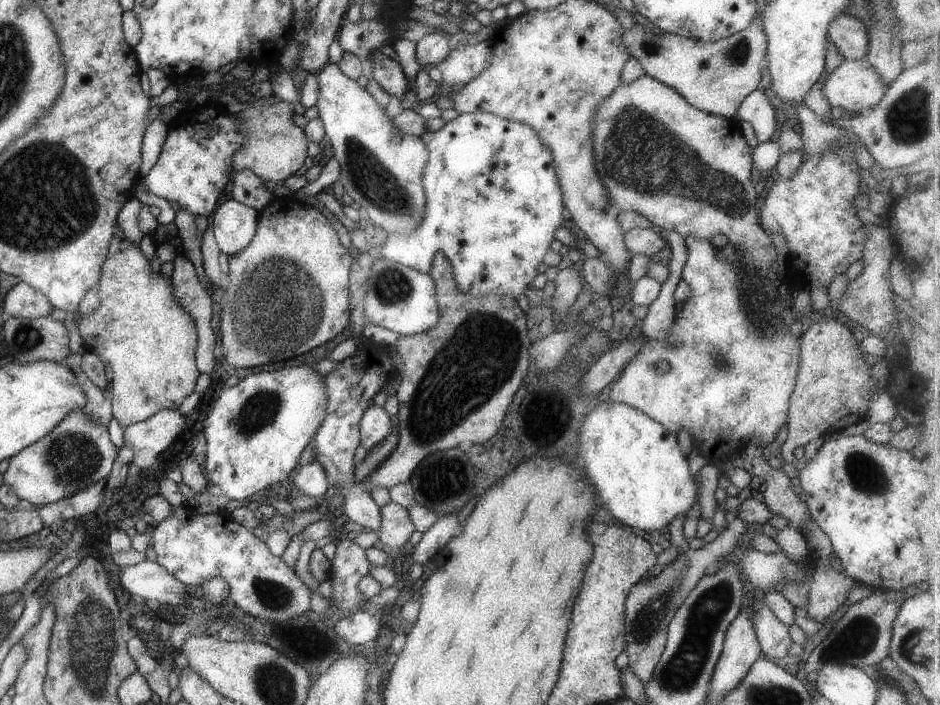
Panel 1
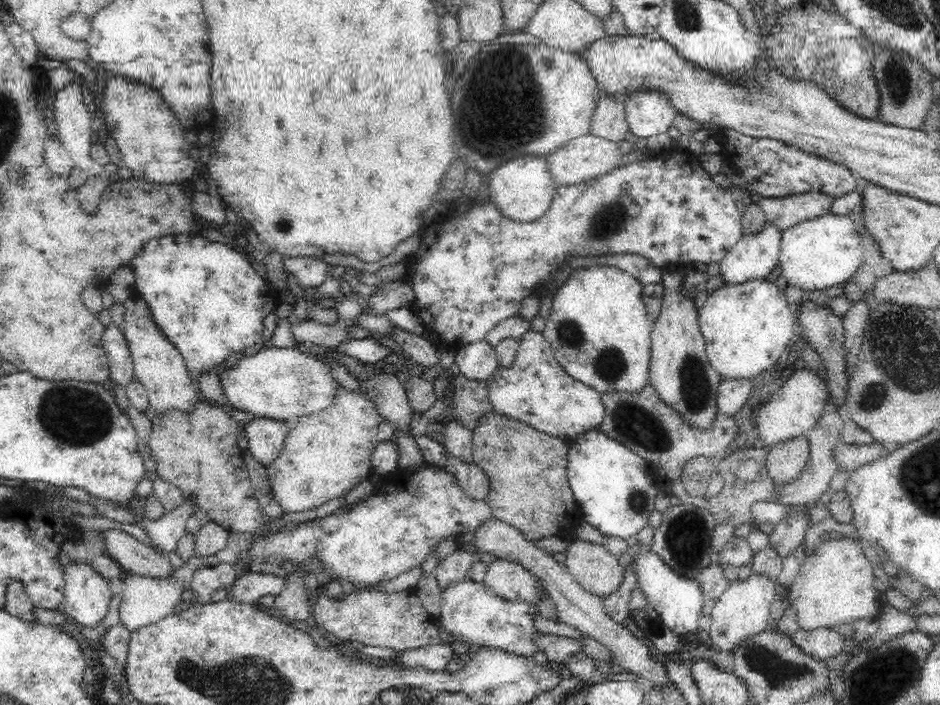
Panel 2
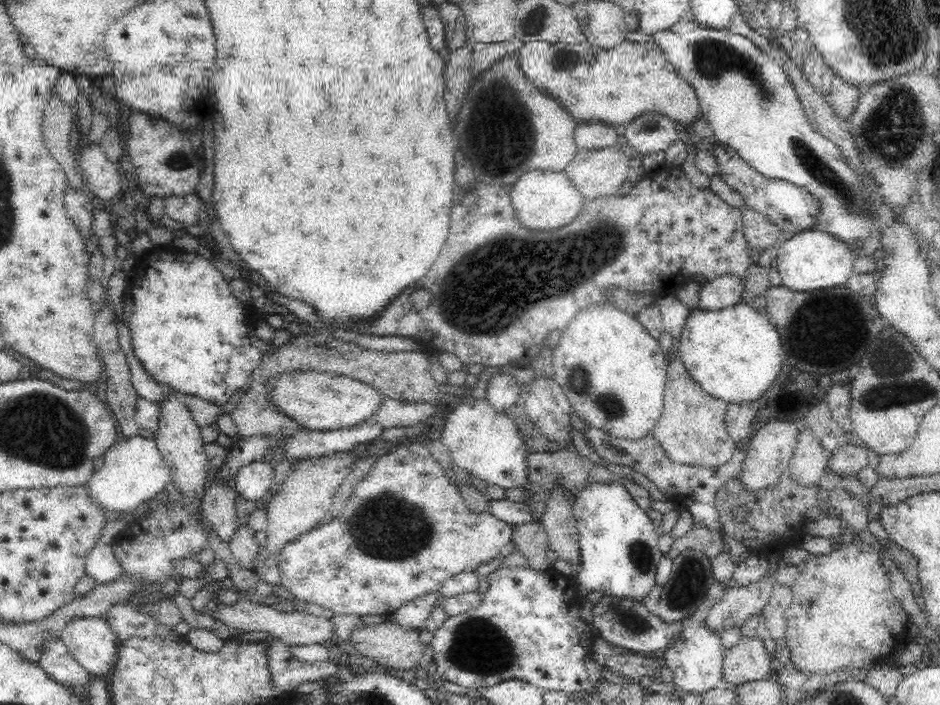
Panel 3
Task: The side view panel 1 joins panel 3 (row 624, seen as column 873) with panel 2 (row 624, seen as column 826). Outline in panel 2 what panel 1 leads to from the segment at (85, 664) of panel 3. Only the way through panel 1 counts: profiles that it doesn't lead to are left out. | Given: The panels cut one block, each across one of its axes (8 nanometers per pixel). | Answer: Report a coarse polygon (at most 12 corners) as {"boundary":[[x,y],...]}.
{"boundary":[[91,566],[64,568],[61,600],[75,626],[107,617],[108,583]]}

